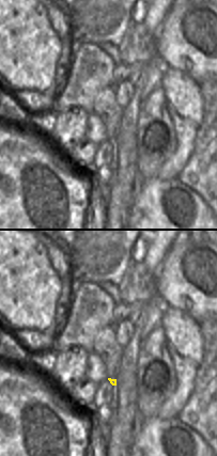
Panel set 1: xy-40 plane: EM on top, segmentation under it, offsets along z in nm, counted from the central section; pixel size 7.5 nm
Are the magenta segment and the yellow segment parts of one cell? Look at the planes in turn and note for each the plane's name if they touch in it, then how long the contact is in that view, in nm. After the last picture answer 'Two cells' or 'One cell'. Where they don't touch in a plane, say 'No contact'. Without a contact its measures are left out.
No contact

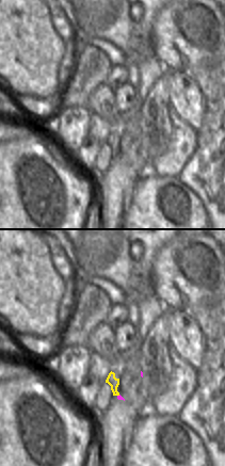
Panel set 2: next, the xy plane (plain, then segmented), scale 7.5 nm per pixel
Touches magenta in xy. Shared border 30 nm

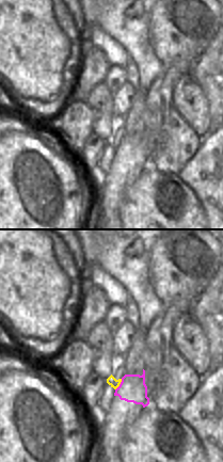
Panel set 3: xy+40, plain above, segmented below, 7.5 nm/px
Touches magenta in xy+40. Shared border 100 nm

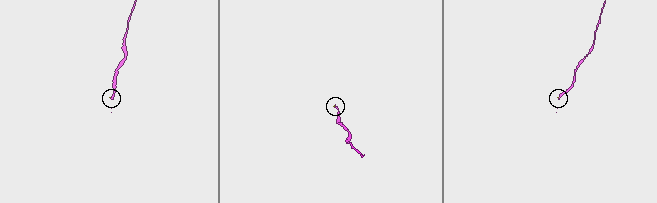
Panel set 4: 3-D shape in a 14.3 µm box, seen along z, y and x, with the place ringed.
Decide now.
Two cells

